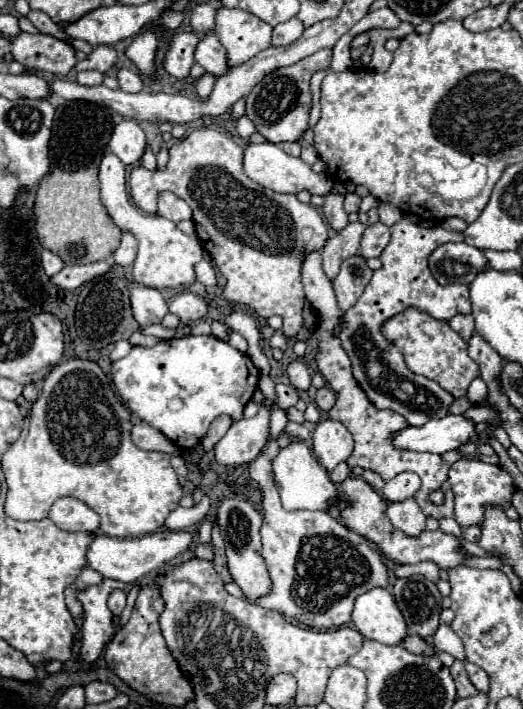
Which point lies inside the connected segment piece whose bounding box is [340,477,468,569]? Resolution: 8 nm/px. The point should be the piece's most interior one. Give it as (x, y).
(365, 512)

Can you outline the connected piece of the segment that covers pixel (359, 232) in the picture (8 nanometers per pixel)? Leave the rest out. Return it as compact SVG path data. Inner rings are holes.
M360 221L348 223L342 231L332 235L326 241L326 245L320 249L322 259L324 259L324 273L326 273L328 279L334 279L338 275L340 265L342 265L344 259L358 253L364 229L366 229L366 225L362 225Z

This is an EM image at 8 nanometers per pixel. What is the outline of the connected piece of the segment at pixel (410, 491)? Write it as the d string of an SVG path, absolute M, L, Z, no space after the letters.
M404 471L386 483L386 487L382 489L382 495L388 501L404 501L412 497L418 489L420 489L420 477L416 473Z

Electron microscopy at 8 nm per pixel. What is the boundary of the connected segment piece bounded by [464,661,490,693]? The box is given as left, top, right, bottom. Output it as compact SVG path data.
M464 663L466 665L466 671L468 671L468 679L472 679L472 685L478 689L478 691L482 691L482 693L486 693L488 689L490 689L490 681L488 681L488 675L480 669L480 667L476 667L474 663Z

